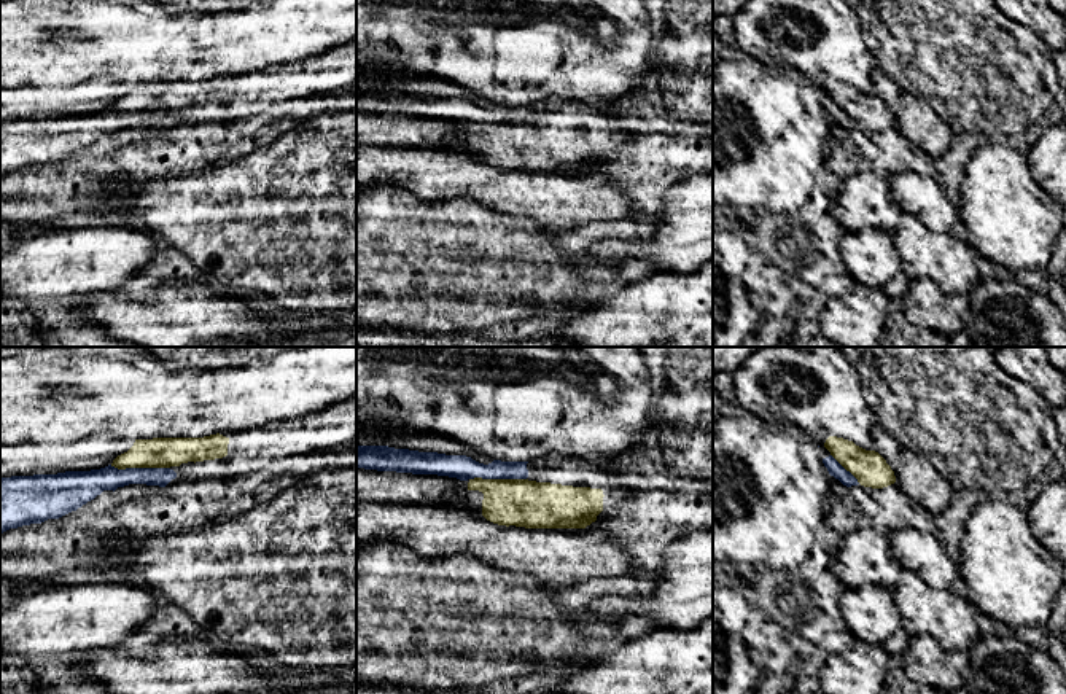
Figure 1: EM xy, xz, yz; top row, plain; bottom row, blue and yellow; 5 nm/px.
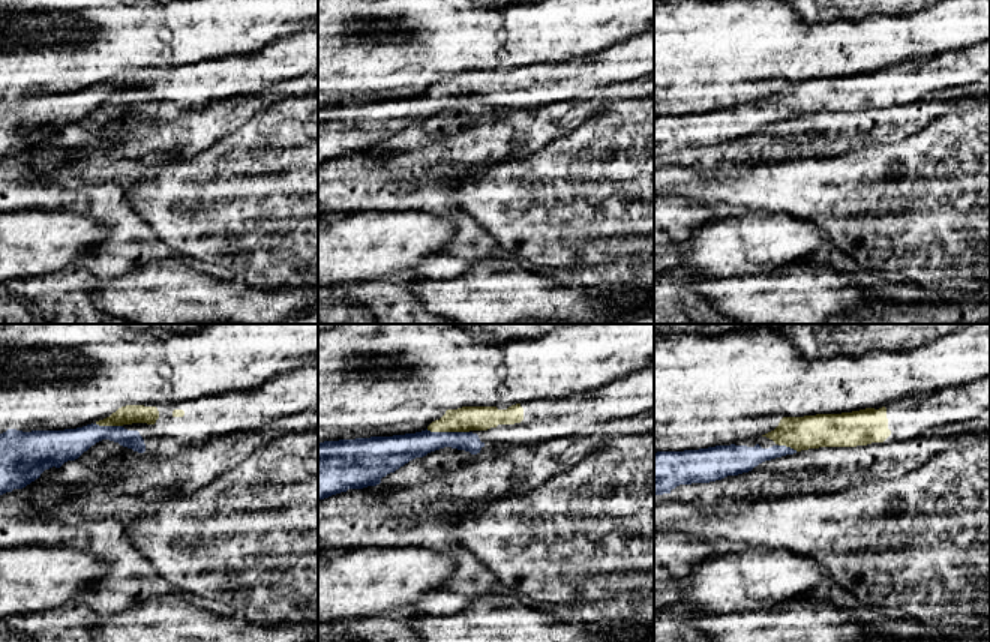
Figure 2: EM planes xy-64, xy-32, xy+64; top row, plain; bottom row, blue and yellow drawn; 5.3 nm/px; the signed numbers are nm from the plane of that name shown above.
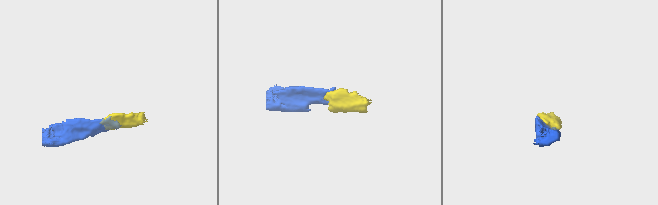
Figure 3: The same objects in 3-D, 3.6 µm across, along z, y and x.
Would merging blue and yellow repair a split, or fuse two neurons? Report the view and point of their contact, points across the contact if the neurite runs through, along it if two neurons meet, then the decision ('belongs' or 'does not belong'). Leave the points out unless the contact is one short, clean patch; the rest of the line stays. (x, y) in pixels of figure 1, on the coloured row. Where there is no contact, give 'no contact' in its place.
meets blue in xy at (140, 468); runs through xy (96, 481), (126, 468), (140, 468), (159, 452); belongs

